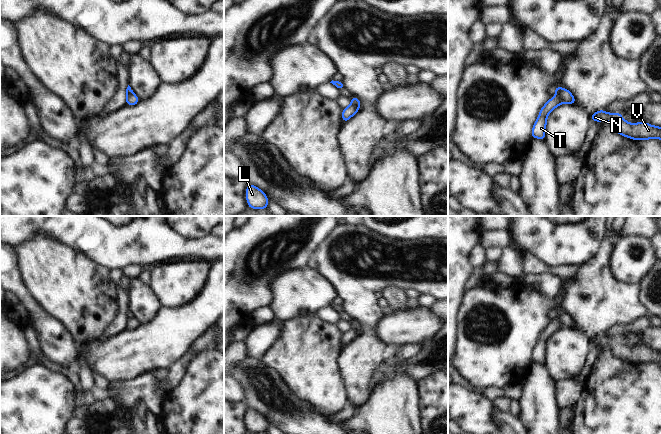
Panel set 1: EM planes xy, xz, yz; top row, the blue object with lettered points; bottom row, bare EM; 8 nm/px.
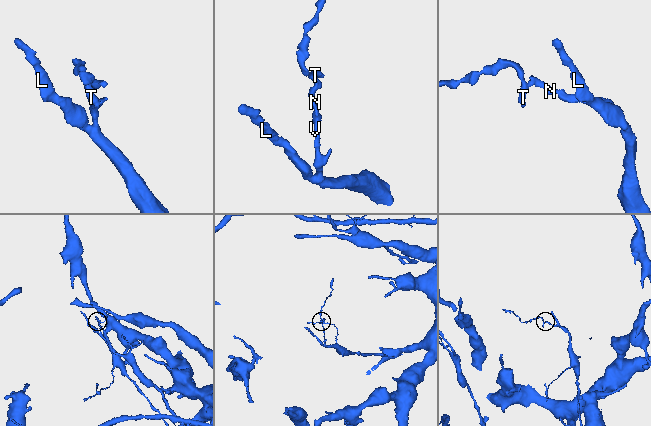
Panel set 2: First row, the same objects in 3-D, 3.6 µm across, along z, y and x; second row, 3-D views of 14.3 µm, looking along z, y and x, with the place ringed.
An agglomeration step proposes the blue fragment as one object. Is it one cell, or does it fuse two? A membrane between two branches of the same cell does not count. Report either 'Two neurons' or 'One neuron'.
Two neurons

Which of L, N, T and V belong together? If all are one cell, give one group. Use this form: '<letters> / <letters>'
L N V / T

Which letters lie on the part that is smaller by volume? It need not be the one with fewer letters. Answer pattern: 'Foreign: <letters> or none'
Foreign: T

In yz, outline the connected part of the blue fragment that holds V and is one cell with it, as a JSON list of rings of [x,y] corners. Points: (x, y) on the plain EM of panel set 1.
[[[603,333],[590,340],[593,346],[609,345],[616,357],[633,364],[661,363],[661,351],[646,346],[629,347],[623,343],[621,336],[607,337]]]

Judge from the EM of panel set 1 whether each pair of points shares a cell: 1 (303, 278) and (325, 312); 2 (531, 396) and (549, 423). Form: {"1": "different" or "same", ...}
{"1": "different", "2": "same"}

